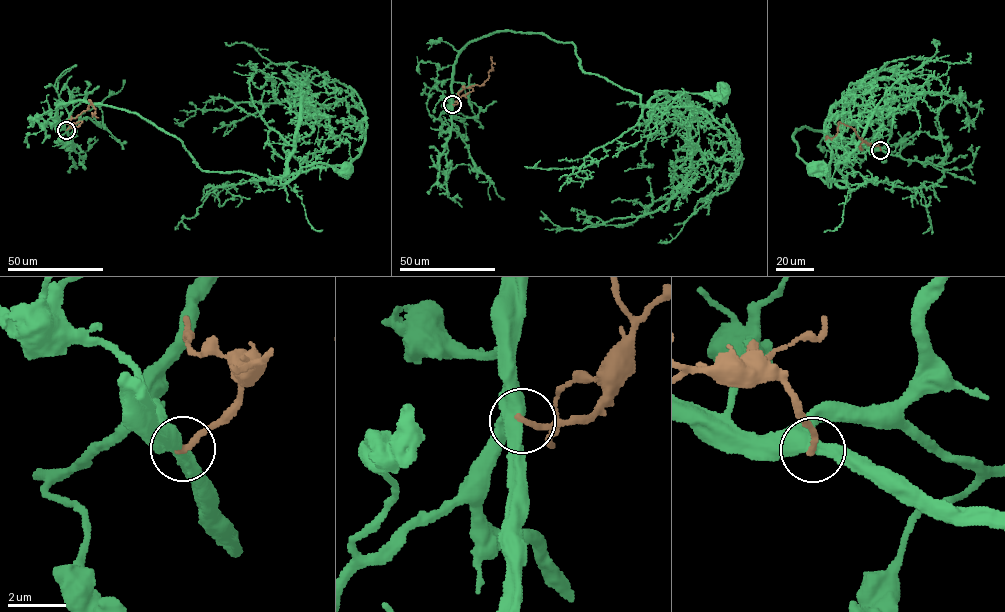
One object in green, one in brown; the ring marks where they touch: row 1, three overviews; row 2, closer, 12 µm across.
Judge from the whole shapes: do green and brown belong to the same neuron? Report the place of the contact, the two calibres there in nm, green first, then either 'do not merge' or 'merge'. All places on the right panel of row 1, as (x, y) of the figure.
(880, 150) | 500/220 nm | do not merge

